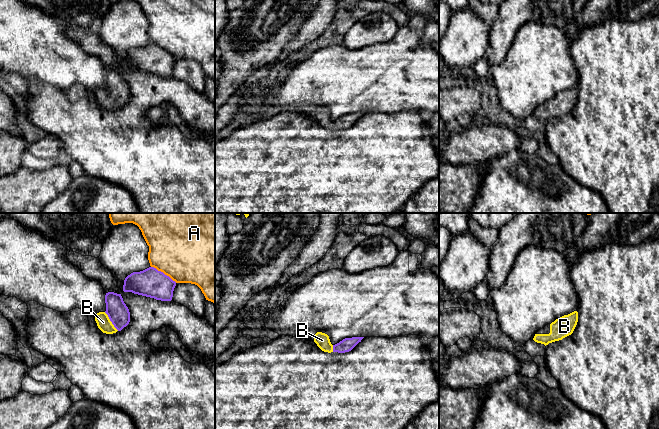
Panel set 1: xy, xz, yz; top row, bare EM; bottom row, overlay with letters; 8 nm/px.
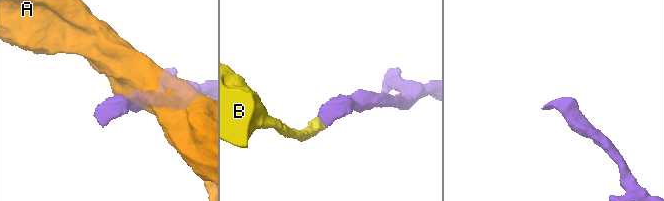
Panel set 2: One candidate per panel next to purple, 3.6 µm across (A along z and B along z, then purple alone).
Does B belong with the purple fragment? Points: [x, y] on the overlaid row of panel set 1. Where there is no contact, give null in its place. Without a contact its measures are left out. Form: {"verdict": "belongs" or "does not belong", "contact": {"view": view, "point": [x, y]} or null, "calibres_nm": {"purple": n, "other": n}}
{"verdict": "belongs", "contact": {"view": "xy", "point": [110, 320]}, "calibres_nm": {"purple": 170, "other": 110}}

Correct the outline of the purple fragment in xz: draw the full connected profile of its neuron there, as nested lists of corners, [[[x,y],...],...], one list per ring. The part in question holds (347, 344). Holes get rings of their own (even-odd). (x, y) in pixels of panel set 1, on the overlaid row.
[[[322,332],[314,335],[314,342],[324,352],[345,353],[351,351],[364,337],[345,338],[339,343],[332,345],[329,336]]]

